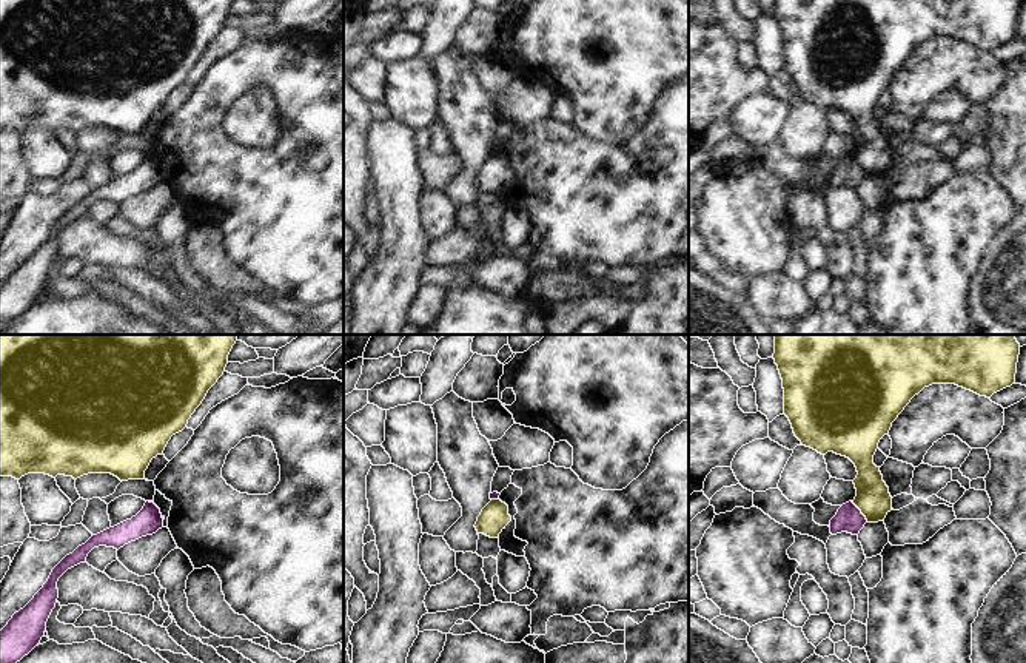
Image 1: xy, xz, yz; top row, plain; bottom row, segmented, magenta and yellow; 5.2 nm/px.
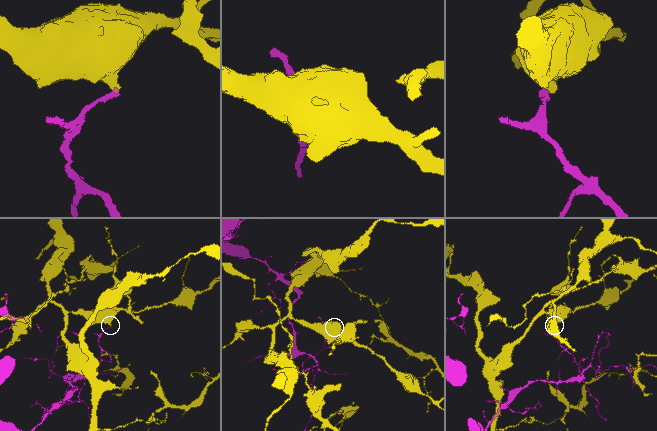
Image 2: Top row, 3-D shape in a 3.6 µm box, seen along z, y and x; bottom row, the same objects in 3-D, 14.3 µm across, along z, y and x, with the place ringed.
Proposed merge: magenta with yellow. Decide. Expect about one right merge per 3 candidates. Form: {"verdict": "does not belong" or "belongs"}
{"verdict": "does not belong"}

